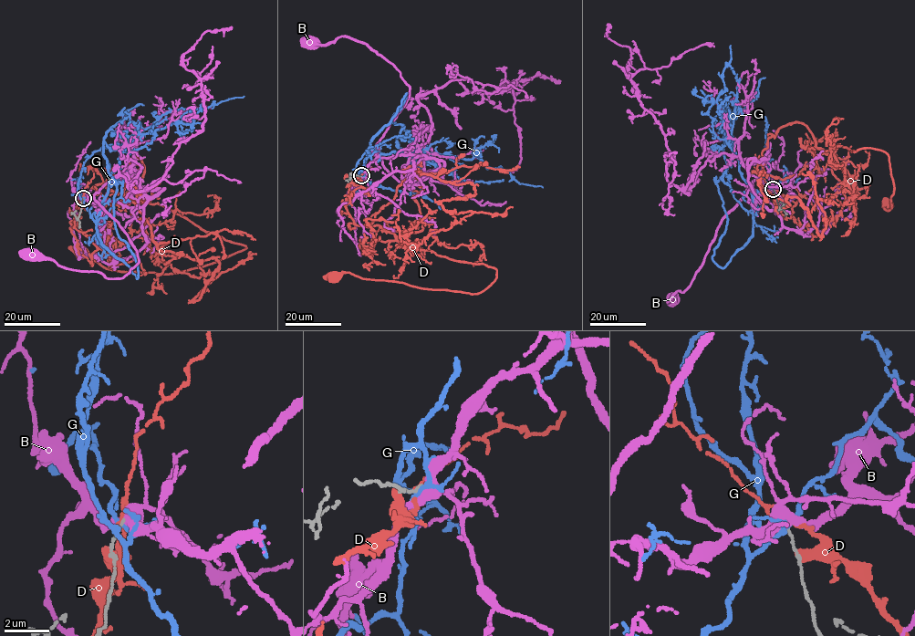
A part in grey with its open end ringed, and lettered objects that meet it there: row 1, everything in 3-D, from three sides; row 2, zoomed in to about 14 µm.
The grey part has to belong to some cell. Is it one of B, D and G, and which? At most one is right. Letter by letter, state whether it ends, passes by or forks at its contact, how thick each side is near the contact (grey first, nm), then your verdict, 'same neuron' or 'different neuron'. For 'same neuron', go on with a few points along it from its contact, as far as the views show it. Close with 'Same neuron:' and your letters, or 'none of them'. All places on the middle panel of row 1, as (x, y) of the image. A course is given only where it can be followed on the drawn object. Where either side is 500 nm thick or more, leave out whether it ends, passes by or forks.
B: it forks | 110/480 nm | different neuron
D: it passes by | 110/80 nm | different neuron
G: it forks | 120/150 nm | different neuron
Same neuron: none of them

